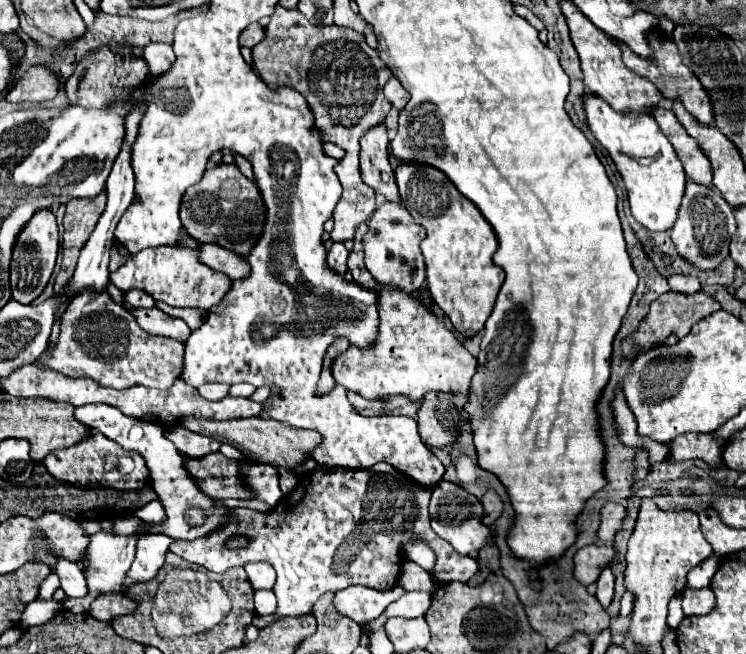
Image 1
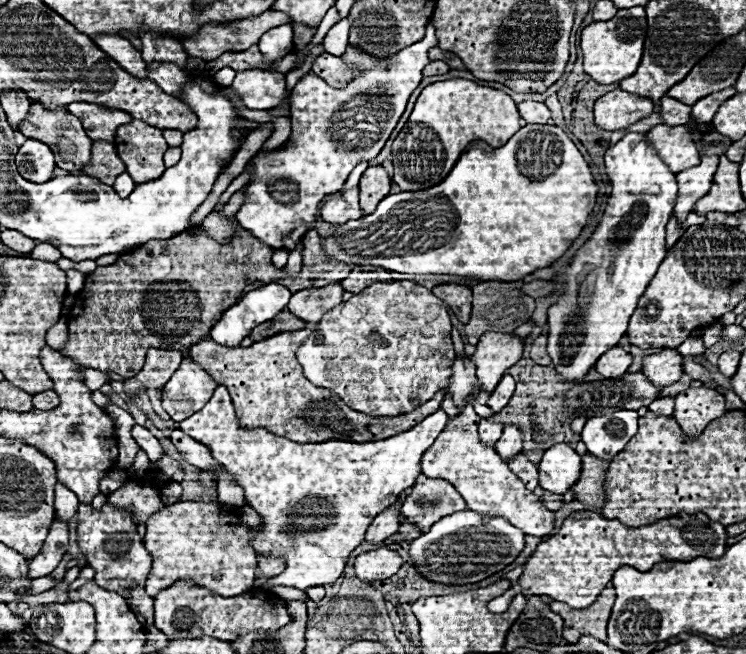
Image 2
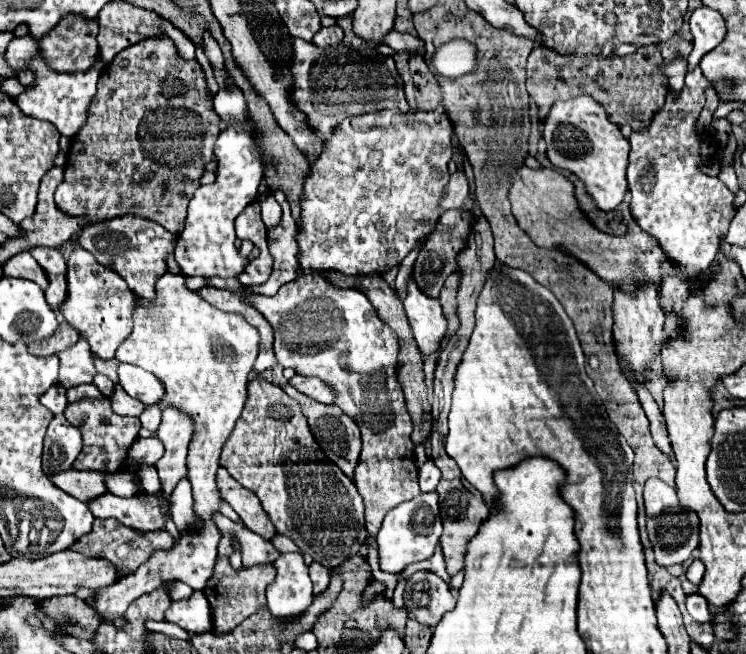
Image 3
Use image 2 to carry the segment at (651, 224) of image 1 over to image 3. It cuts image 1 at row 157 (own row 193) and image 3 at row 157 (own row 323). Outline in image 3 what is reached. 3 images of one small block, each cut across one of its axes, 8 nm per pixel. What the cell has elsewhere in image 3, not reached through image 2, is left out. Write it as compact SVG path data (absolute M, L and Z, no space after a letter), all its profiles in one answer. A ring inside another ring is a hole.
M584 94L572 100L556 100L542 124L542 134L548 144L546 154L552 166L574 172L600 210L610 212L624 200L628 194L626 168L630 144L628 138L622 136L620 126L608 122L604 106L592 100L592 96Z

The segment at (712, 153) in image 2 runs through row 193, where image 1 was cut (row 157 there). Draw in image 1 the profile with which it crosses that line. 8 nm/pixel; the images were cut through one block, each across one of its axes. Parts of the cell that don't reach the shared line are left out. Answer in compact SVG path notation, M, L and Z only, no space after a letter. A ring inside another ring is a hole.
M658 106L658 108L652 110L652 114L654 114L660 130L664 132L664 136L674 146L674 150L676 150L682 166L684 166L684 172L686 172L688 180L692 180L696 184L702 184L702 186L708 186L708 188L714 188L714 184L712 184L712 166L710 166L708 156L704 154L700 144L676 120L674 112Z

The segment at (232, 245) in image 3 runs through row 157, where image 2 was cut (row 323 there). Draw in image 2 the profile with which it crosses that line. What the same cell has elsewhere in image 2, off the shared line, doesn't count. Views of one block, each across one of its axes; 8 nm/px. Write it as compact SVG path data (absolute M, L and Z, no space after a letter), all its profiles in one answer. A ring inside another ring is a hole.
M270 283L250 290L238 304L228 308L212 326L210 336L222 346L240 346L242 338L262 322L278 316L290 300L290 292L279 283Z

